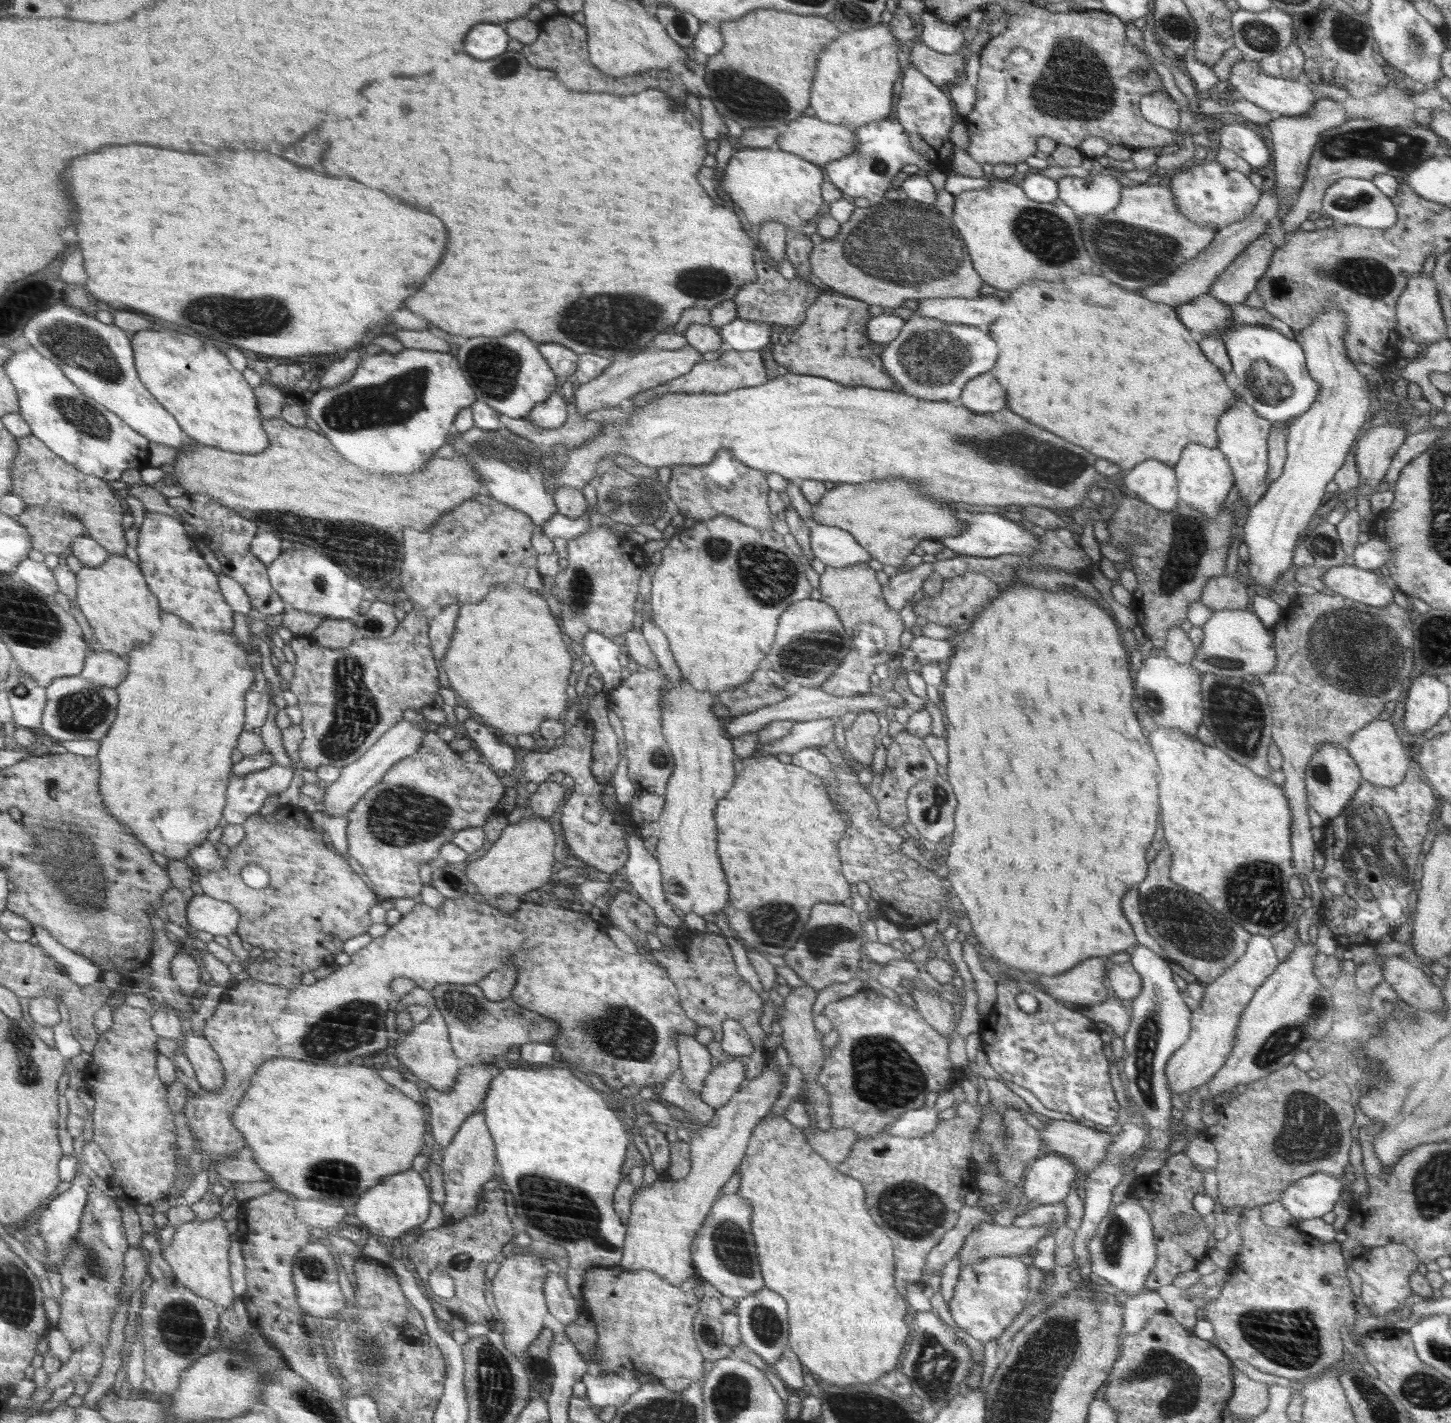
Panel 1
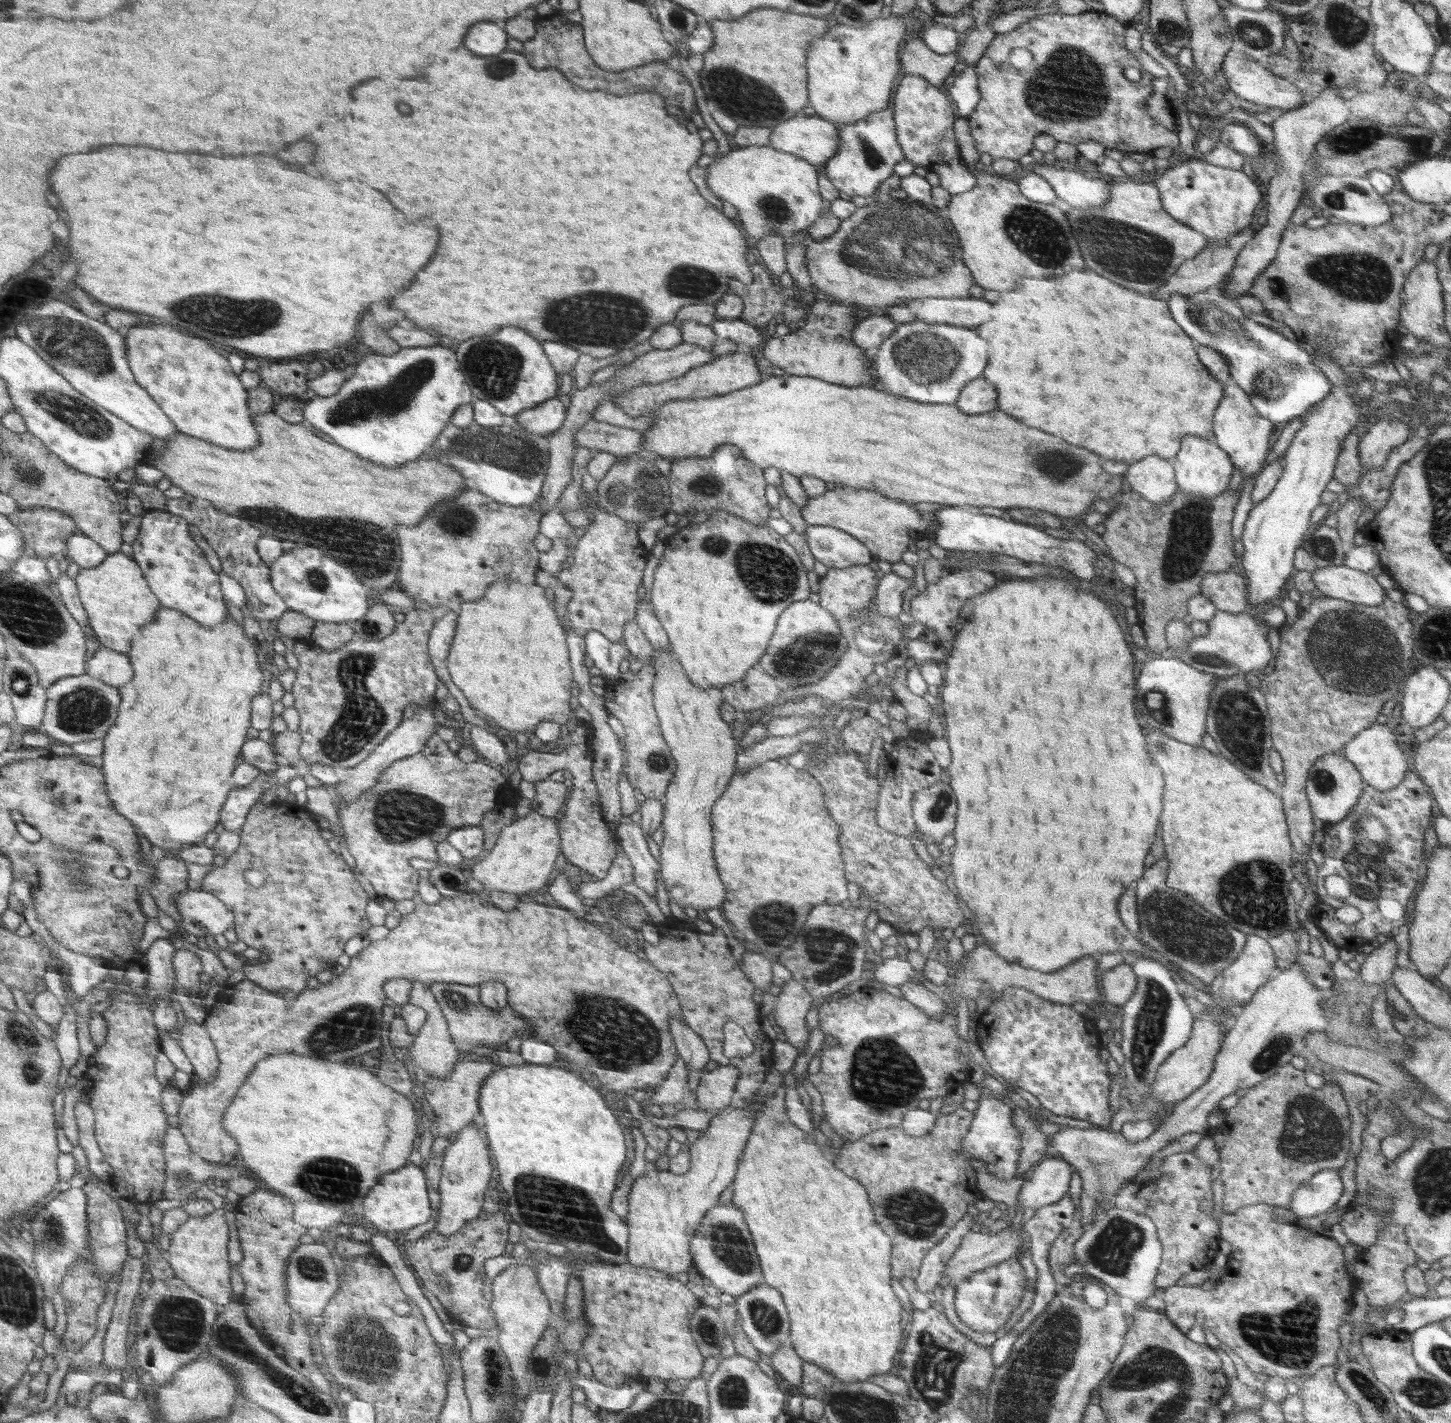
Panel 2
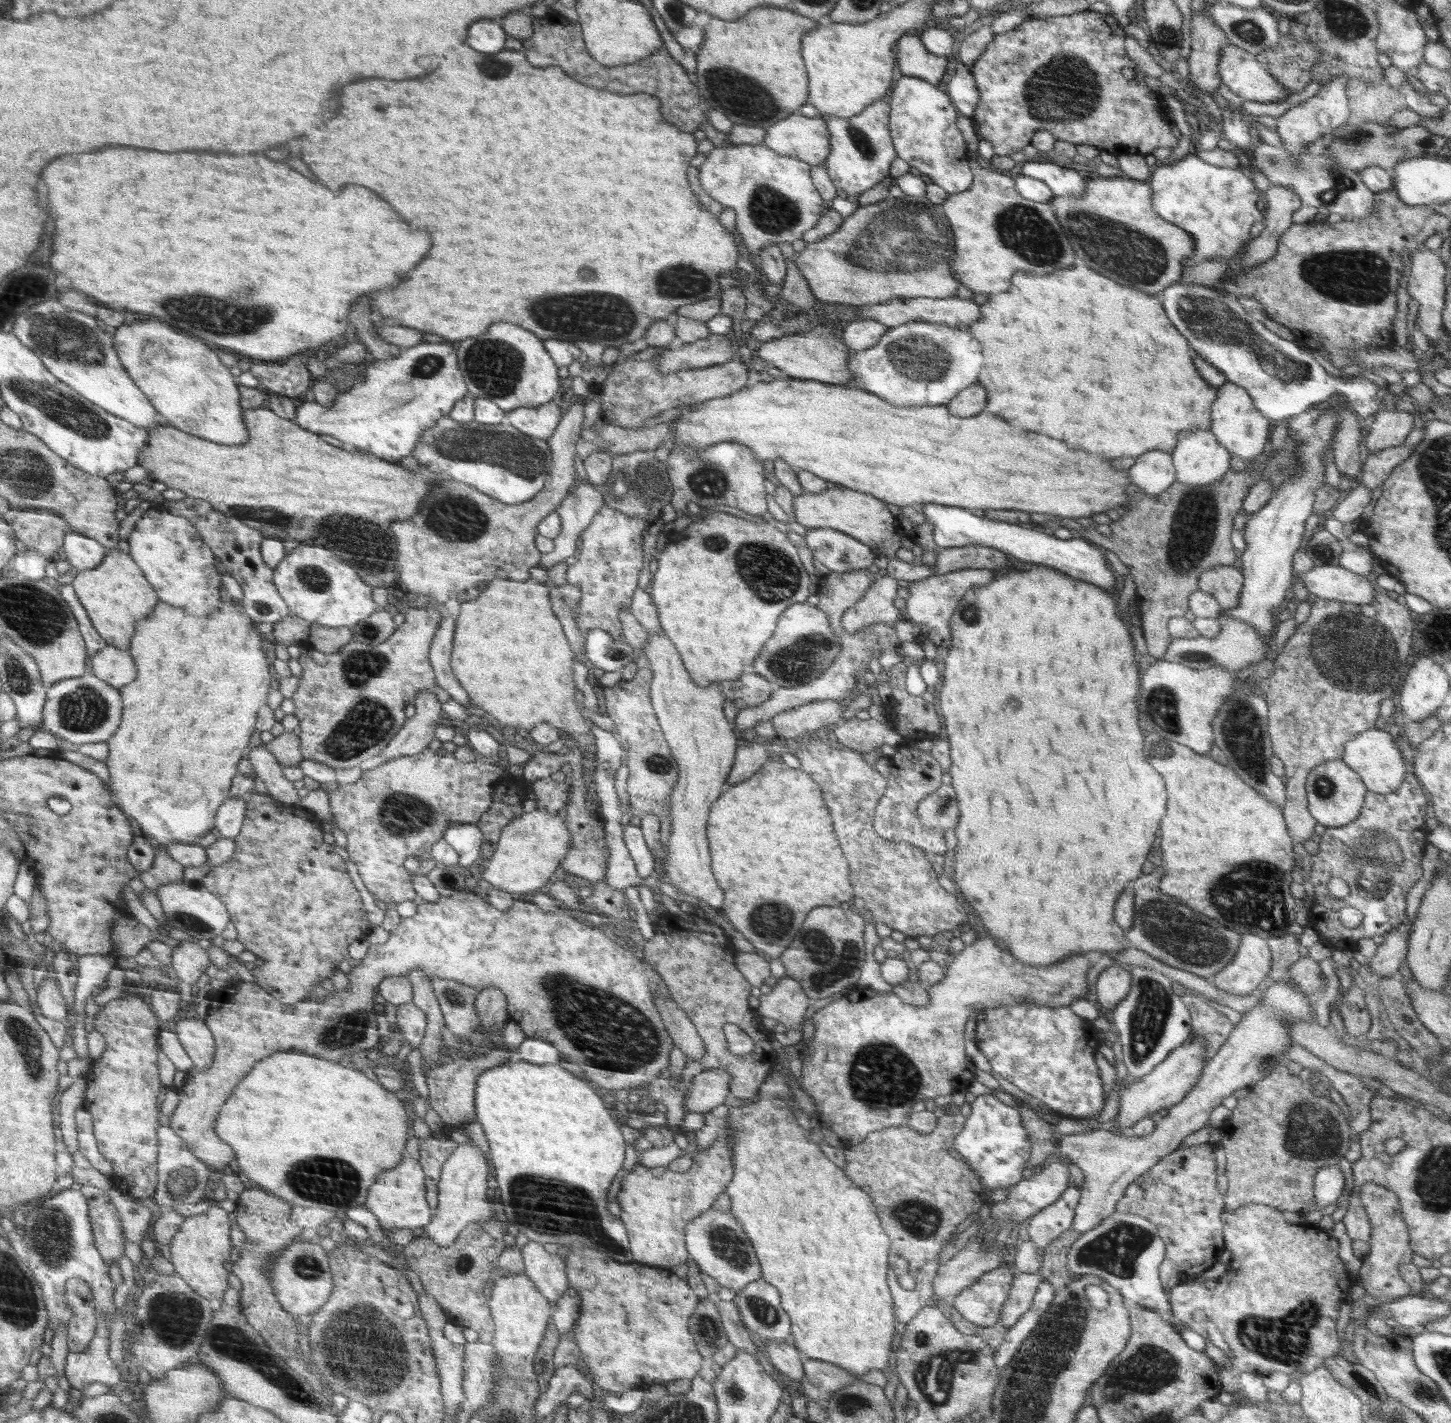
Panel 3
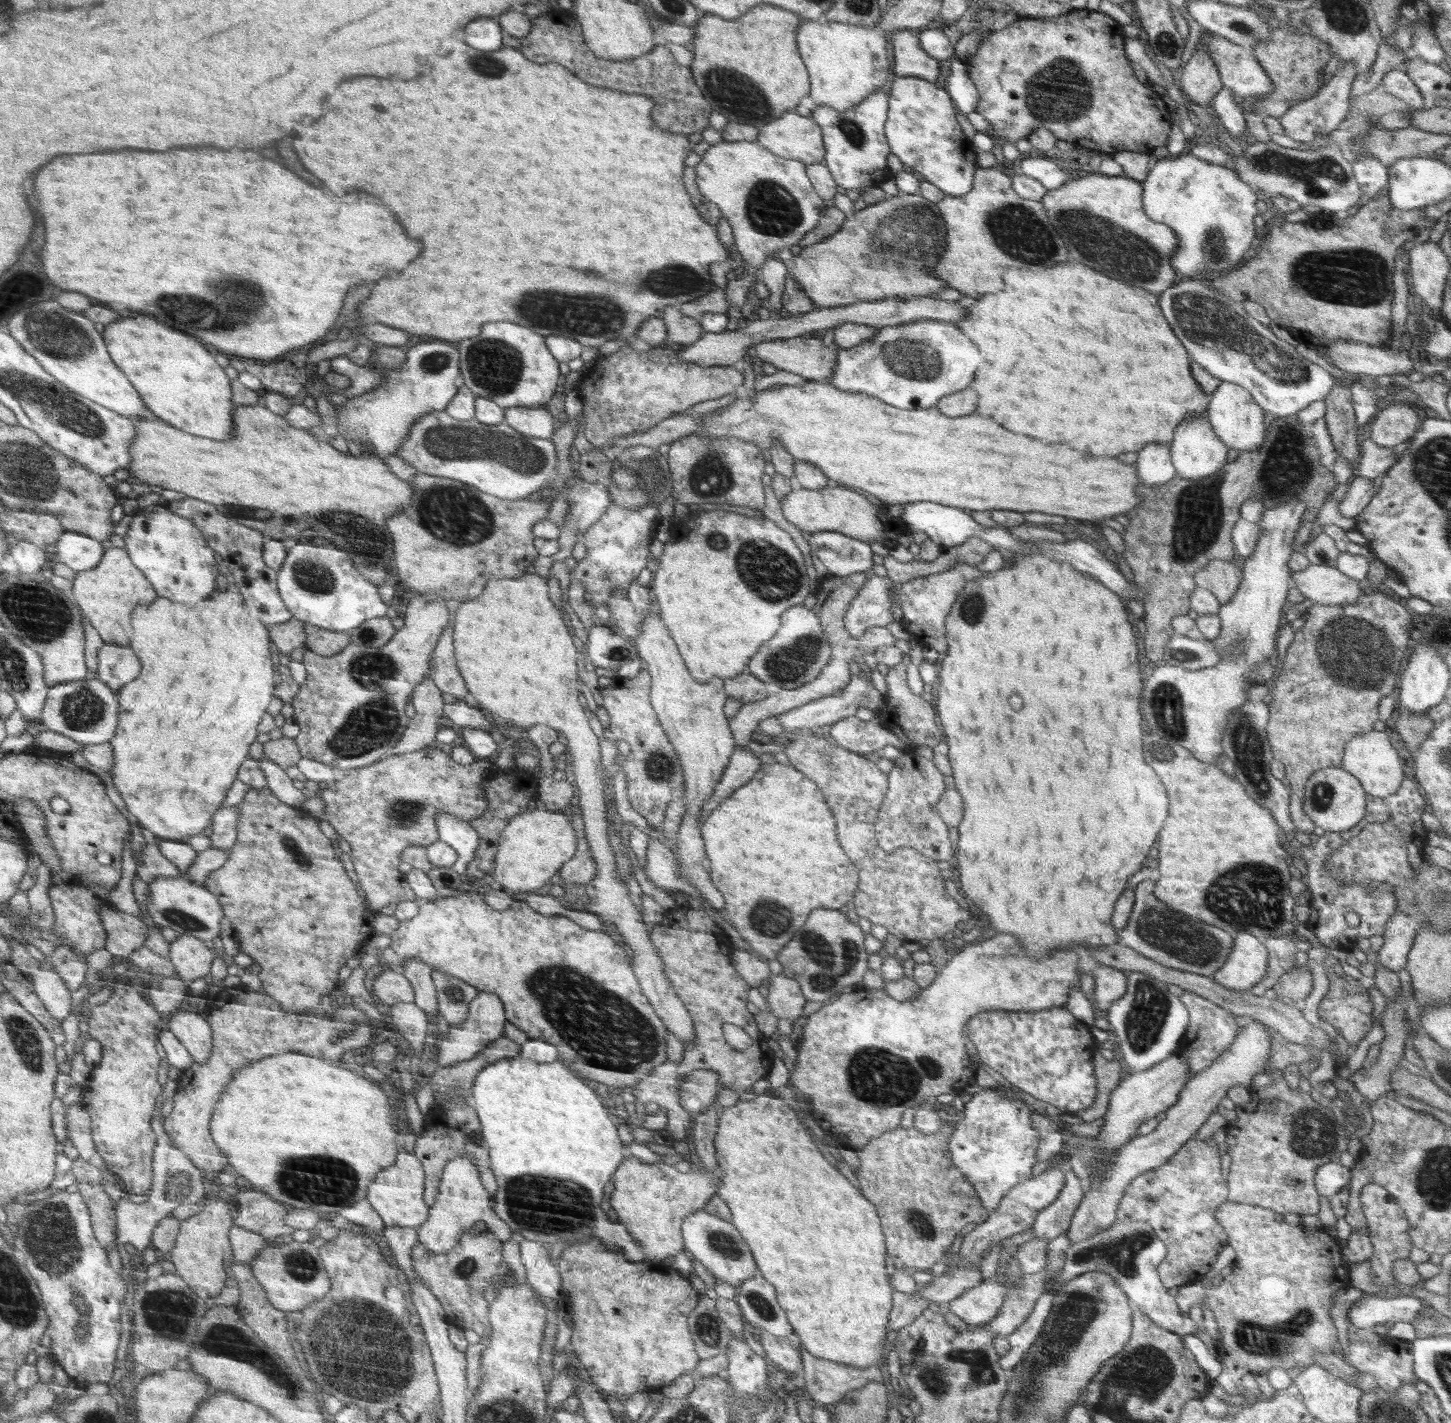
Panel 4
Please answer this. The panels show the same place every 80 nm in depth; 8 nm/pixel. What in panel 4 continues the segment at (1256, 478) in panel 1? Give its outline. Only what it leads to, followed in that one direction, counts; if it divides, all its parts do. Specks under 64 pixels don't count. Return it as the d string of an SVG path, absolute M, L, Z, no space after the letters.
M1222 381L1210 395L1207 409L1210 425L1228 448L1239 450L1240 453L1250 452L1256 450L1264 440L1269 417L1243 386Z

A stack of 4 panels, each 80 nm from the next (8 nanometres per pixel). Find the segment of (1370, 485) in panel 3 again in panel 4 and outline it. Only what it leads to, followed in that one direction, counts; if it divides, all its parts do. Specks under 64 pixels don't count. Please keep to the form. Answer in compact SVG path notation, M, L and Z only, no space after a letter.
M1372 439L1360 441L1361 456L1356 464L1356 476L1374 480L1384 474L1399 458L1393 447L1378 446Z

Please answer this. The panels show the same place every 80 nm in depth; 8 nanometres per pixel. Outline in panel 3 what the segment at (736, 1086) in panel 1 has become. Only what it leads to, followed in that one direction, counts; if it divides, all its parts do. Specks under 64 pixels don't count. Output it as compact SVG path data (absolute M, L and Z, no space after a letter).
M721 1068L701 1071L693 1077L689 1085L690 1092L684 1103L689 1112L708 1113L714 1106L724 1104L732 1097L730 1092L732 1074Z

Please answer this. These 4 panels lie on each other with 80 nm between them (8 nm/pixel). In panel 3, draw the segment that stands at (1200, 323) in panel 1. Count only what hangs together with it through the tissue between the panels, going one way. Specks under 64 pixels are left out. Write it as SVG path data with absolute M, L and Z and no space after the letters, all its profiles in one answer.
M1174 283L1159 296L1170 322L1190 342L1190 349L1200 355L1210 366L1217 368L1224 374L1228 382L1245 388L1252 397L1256 410L1272 422L1277 423L1288 418L1294 418L1316 404L1326 403L1330 398L1340 395L1347 398L1348 404L1352 406L1352 410L1360 418L1376 415L1381 409L1382 397L1387 390L1368 379L1364 379L1364 377L1346 381L1342 377L1328 374L1312 355L1300 348L1300 343L1288 342L1288 340L1280 338L1268 330L1262 322L1251 318L1243 310L1238 298L1221 291L1218 287L1190 286L1190 284L1182 286L1182 283Z

